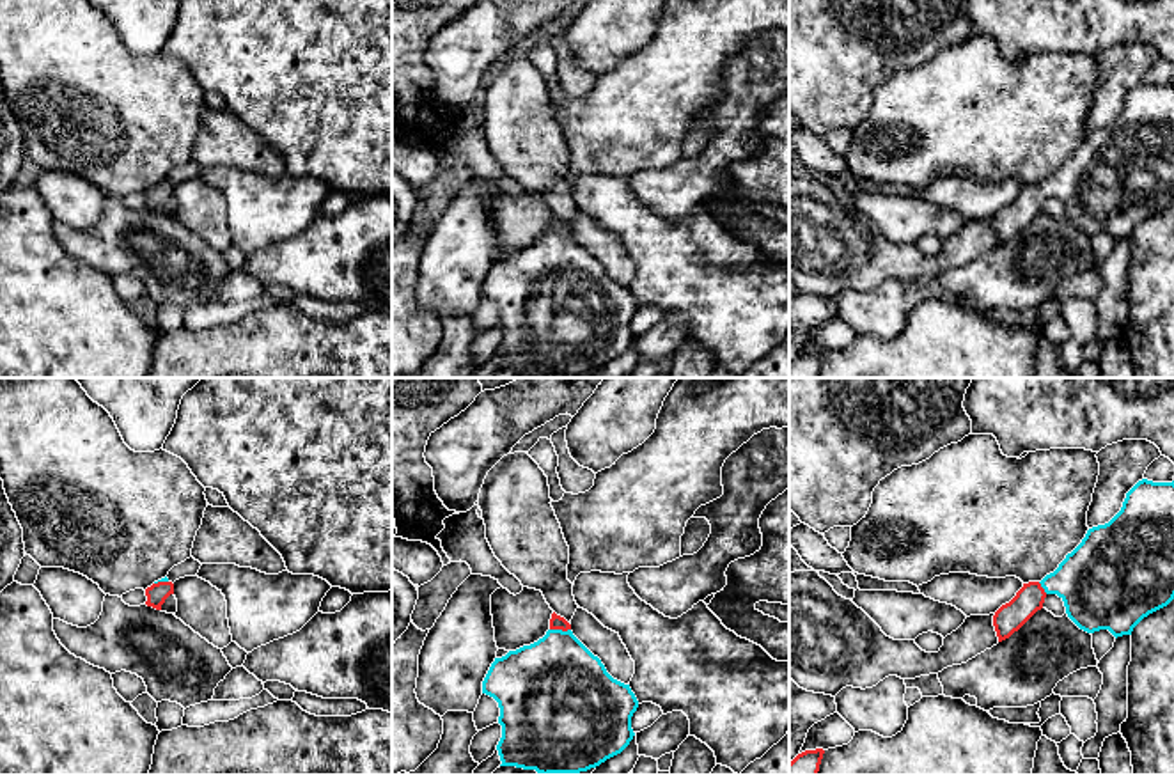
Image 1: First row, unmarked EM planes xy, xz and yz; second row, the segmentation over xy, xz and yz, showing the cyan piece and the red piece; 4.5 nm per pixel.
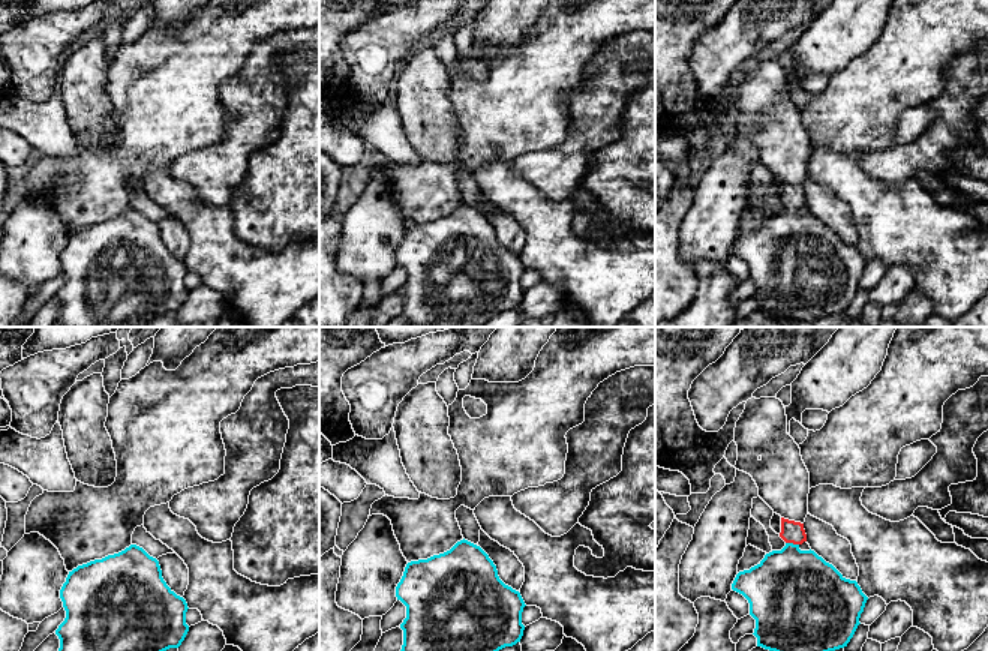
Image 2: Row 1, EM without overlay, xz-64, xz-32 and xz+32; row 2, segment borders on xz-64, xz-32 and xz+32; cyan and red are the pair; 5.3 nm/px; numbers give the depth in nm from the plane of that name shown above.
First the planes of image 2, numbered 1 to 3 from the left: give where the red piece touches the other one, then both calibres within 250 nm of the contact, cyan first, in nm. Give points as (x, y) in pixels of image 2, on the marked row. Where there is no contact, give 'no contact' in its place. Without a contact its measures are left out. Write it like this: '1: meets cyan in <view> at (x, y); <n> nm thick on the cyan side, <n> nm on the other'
1: no contact
2: no contact
3: meets cyan in xz+32 at (792, 543); 440 nm thick on the cyan side, 120 nm on the other

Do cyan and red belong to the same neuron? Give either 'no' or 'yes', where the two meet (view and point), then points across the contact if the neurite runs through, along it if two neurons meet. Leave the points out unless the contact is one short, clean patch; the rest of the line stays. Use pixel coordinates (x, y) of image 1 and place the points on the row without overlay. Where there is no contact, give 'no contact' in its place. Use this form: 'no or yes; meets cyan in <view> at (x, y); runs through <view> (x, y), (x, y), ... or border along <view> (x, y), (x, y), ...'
yes; meets cyan in xz at (561, 233); runs through xz (555, 288), (561, 233), (555, 226)

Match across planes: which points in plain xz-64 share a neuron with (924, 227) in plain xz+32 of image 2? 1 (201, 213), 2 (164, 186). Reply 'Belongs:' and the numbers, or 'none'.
Belongs: 1, 2

